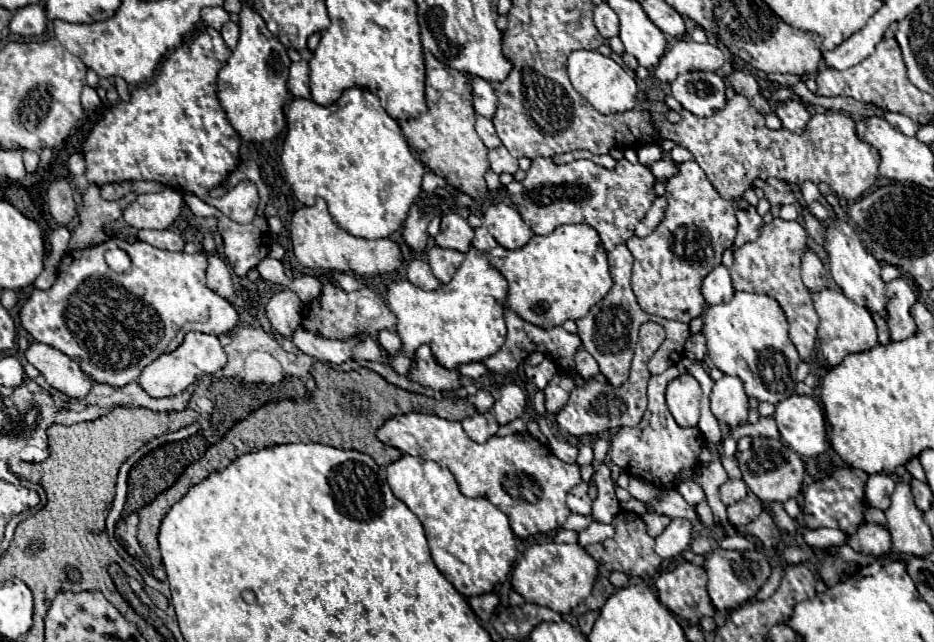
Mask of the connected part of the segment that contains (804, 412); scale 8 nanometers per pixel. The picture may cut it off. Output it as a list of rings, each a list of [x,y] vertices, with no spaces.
[[[790,395],[776,405],[774,419],[782,443],[800,457],[818,457],[826,451],[826,425],[822,407],[806,395]]]

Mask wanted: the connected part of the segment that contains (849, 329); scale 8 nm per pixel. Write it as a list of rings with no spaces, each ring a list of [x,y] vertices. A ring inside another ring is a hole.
[[[824,289],[822,293],[814,293],[812,301],[814,301],[814,309],[820,317],[820,327],[818,327],[820,349],[830,367],[836,367],[850,353],[862,353],[862,351],[868,351],[878,345],[876,325],[866,307],[852,303],[850,299],[844,297],[842,291],[834,291],[834,289]]]

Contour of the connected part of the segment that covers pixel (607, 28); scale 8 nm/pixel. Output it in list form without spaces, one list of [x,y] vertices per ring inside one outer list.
[[[606,3],[594,9],[594,25],[604,39],[612,39],[618,35],[618,17]]]

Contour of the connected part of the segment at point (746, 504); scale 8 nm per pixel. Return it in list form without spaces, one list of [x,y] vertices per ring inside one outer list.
[[[746,497],[746,499],[738,501],[736,505],[730,505],[728,507],[728,521],[734,527],[746,525],[752,519],[756,519],[758,515],[760,515],[760,501],[754,499],[754,497]]]

